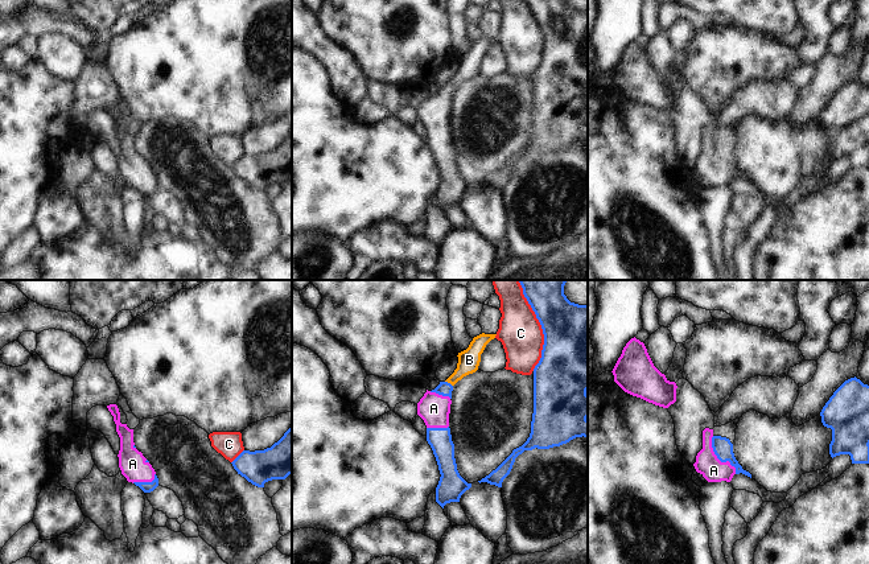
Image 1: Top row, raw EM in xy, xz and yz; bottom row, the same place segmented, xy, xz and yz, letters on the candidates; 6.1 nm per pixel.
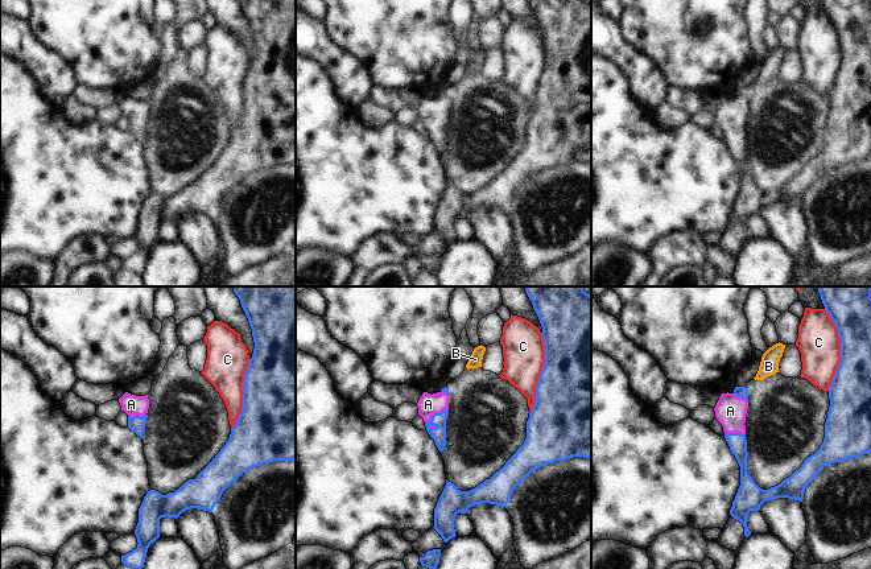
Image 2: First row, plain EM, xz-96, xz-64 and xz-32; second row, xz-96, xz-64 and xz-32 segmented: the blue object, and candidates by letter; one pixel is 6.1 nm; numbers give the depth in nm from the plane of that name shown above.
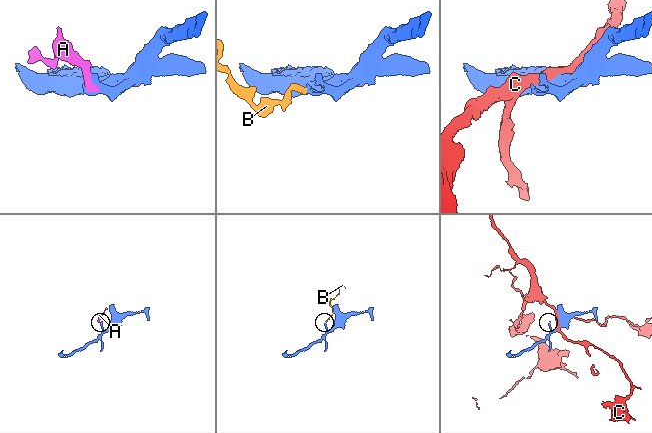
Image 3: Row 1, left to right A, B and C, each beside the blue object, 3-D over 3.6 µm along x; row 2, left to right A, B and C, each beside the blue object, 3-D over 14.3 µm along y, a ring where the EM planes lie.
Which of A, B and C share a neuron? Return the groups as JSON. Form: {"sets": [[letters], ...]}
{"sets": [["A", "B"], ["C"]]}

